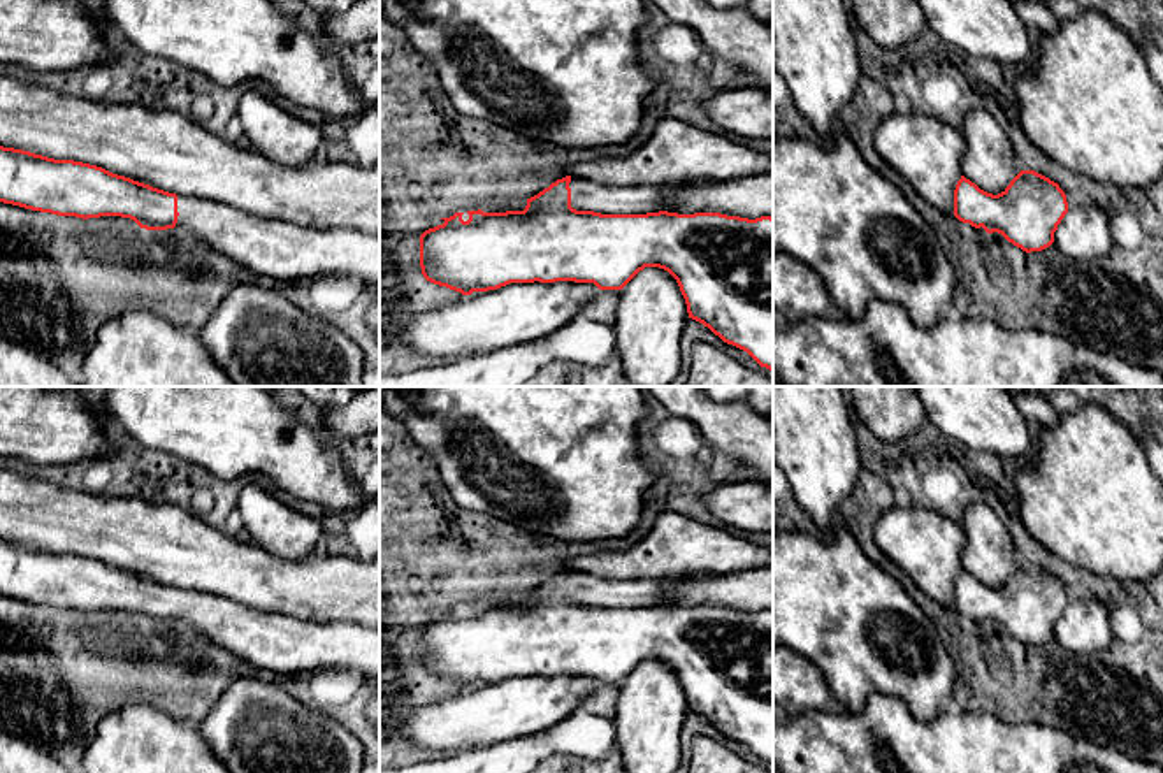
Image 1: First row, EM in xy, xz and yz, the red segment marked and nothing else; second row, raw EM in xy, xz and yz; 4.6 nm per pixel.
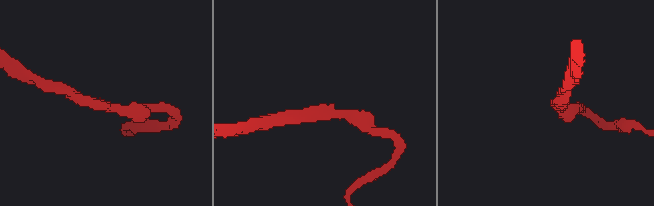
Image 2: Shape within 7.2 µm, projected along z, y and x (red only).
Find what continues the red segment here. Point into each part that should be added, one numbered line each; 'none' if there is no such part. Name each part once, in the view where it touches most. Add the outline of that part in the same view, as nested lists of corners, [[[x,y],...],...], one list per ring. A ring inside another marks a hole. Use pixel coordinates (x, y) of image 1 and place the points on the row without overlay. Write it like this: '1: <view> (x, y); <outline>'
1: xz (585, 589); [[[571,571],[571,601],[601,608],[647,608],[671,603],[675,592],[669,578],[608,580]]]

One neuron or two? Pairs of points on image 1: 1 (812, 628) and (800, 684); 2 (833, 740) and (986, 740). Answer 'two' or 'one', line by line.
1: two
2: one

